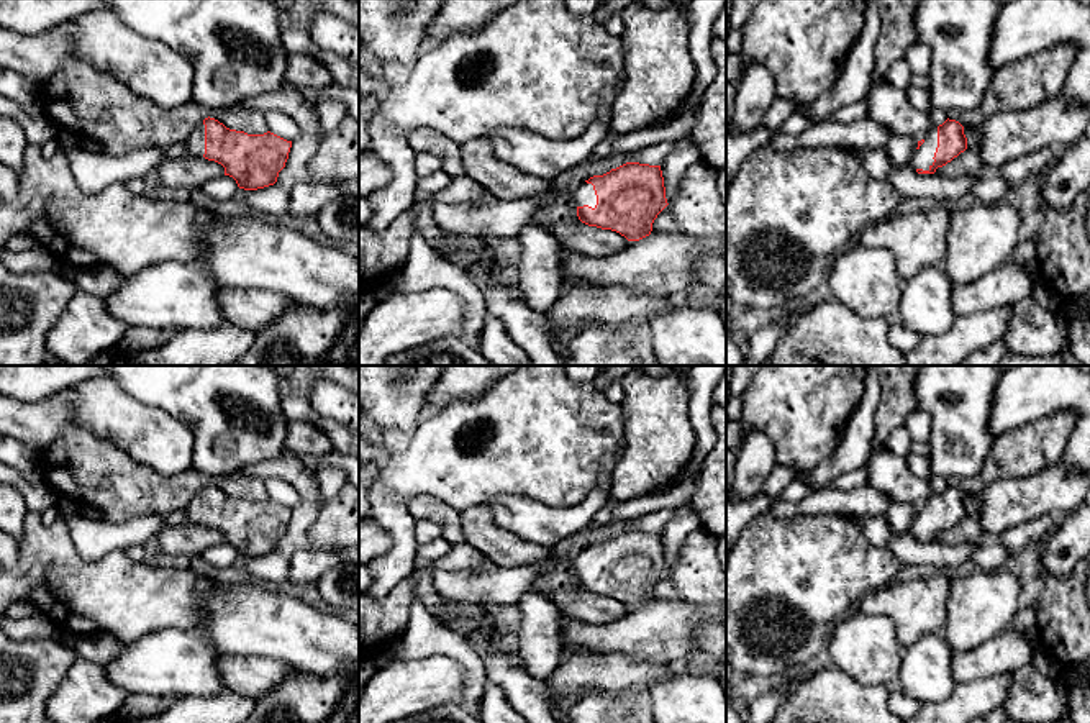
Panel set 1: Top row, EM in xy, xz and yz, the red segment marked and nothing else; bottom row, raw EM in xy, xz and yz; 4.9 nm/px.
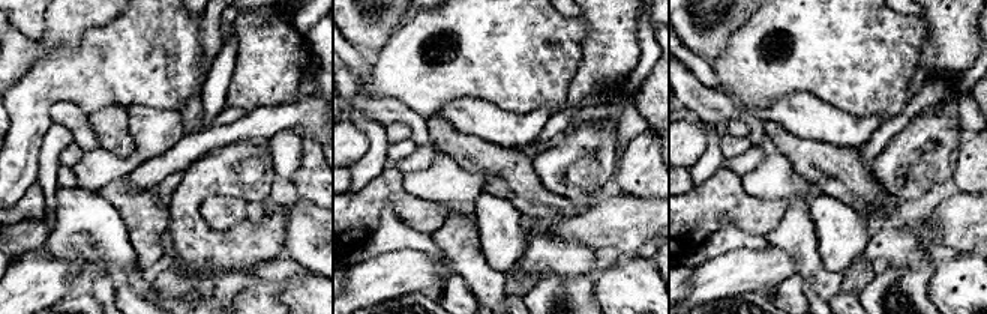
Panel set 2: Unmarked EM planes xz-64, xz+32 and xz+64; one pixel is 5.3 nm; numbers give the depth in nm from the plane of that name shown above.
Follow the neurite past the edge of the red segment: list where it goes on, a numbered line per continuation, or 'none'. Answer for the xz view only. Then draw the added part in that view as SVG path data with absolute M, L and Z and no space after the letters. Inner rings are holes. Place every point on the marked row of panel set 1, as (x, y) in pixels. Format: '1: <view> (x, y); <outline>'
1: xz (584, 195); M584 182L575 192L574 200L577 207L588 205L595 208L597 205L597 195L592 184Z

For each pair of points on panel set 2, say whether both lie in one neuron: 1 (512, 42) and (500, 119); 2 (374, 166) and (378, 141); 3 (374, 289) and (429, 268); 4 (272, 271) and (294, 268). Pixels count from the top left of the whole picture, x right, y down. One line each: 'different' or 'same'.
1: different
2: same
3: same
4: same

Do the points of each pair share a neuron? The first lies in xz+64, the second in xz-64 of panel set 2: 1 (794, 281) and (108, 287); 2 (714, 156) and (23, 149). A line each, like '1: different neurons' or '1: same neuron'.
1: different neurons
2: same neuron

